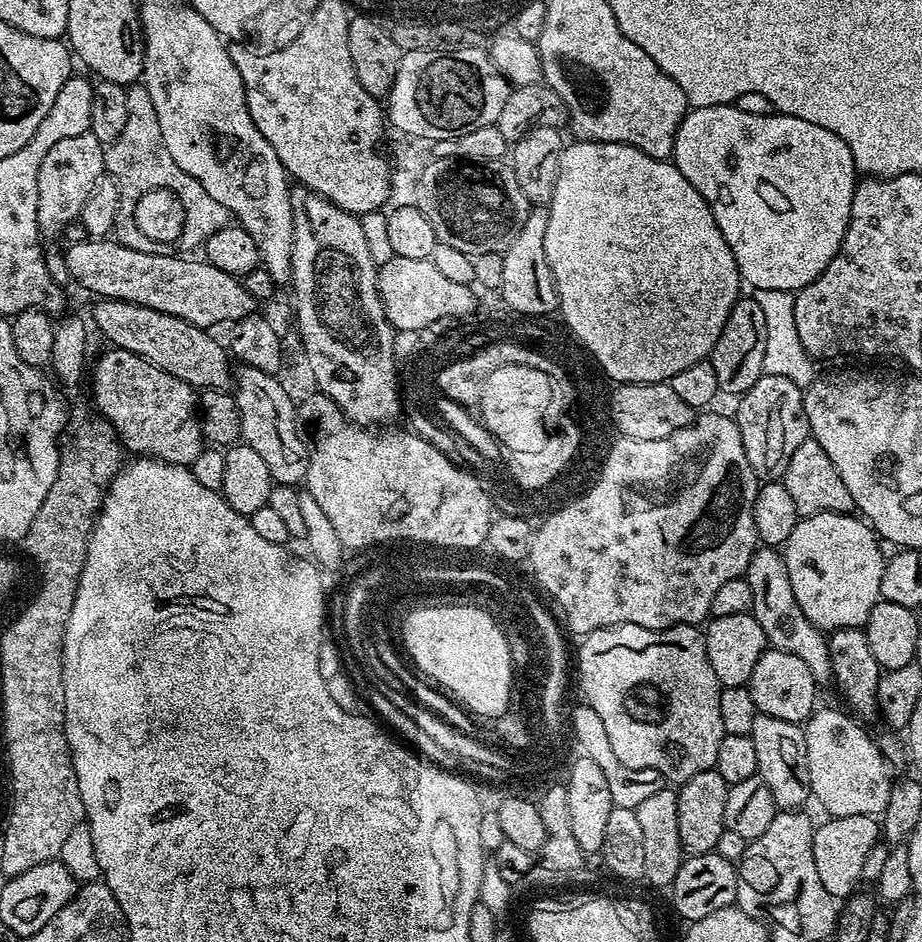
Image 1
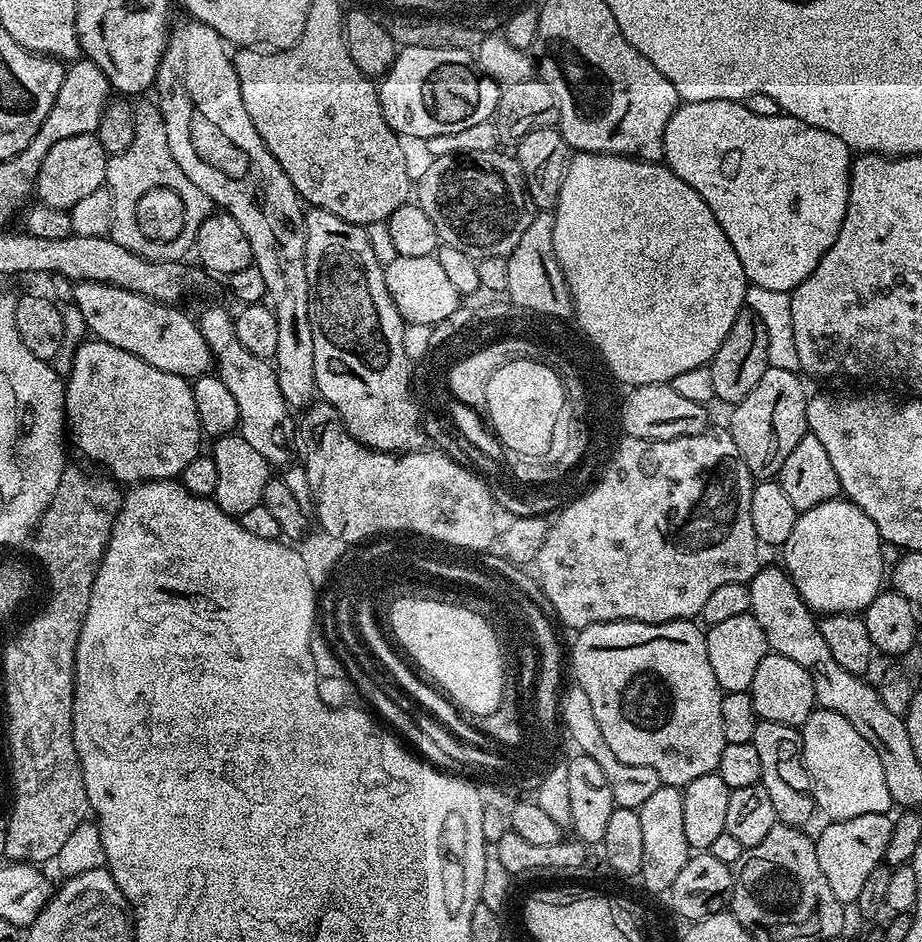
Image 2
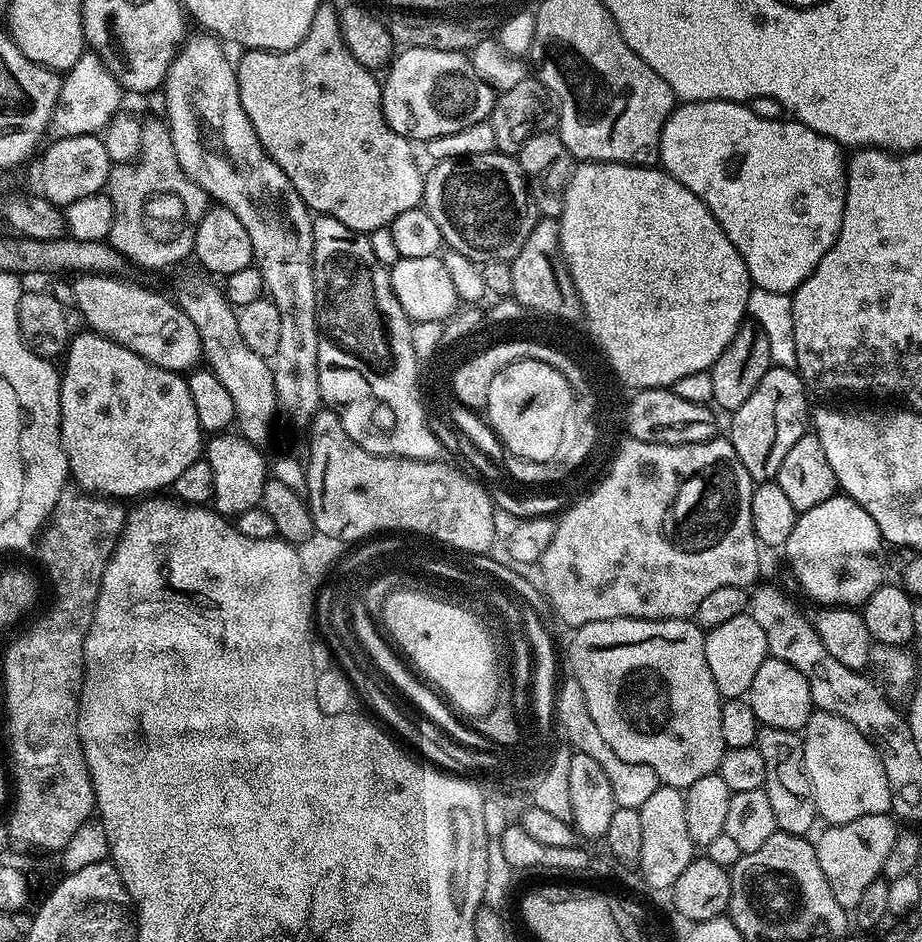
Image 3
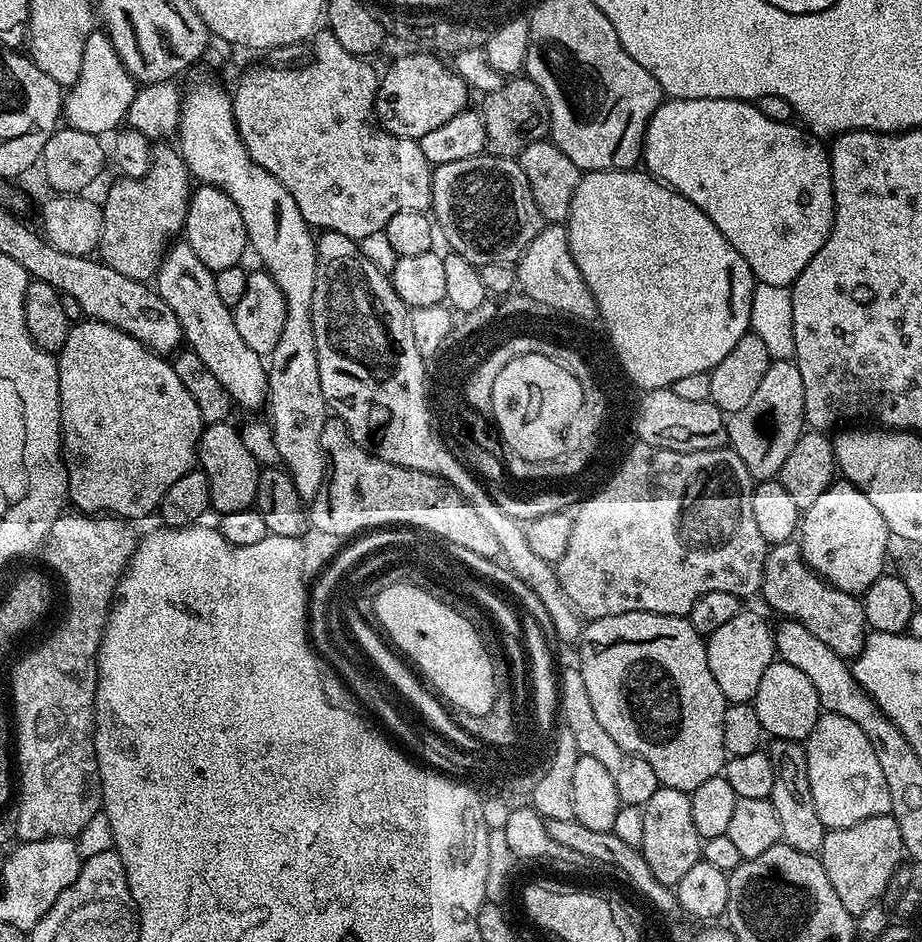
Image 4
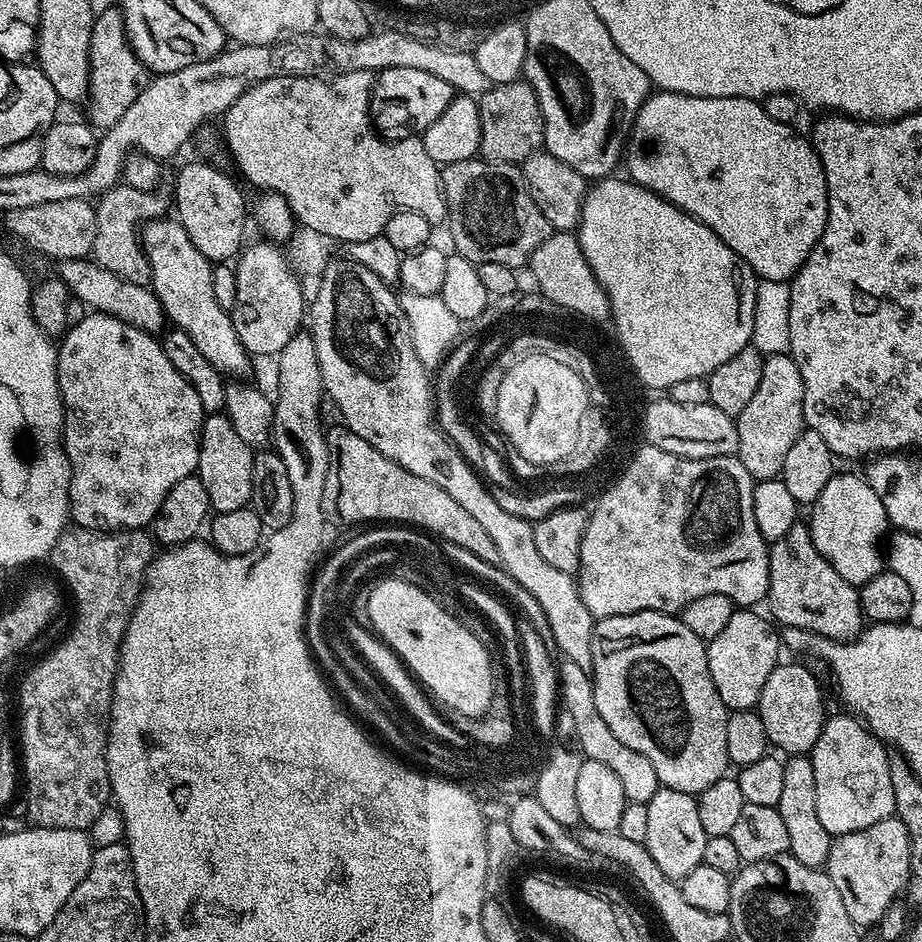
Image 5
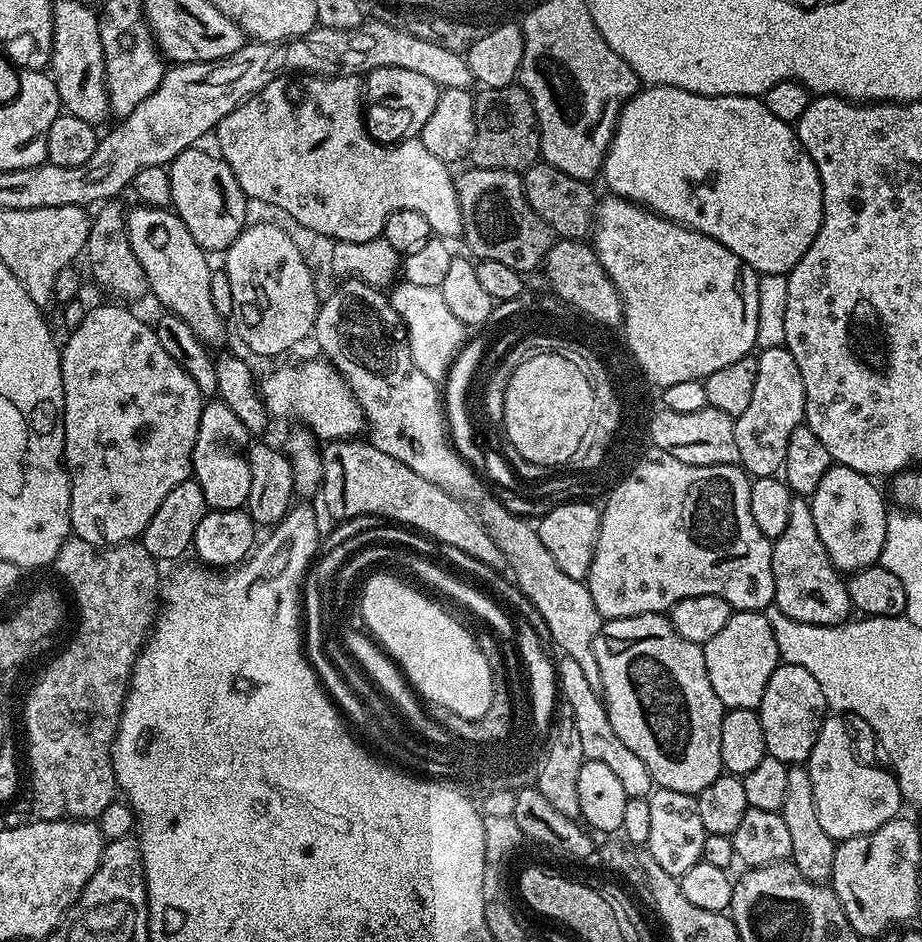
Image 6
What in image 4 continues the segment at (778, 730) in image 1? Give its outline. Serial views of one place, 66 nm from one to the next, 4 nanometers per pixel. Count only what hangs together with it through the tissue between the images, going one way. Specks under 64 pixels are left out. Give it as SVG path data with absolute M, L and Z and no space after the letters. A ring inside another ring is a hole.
M799 740L771 741L770 755L774 766L774 790L770 797L774 811L778 814L778 826L782 826L783 843L794 846L794 850L819 853L826 831L810 794L810 774L806 766L806 747Z

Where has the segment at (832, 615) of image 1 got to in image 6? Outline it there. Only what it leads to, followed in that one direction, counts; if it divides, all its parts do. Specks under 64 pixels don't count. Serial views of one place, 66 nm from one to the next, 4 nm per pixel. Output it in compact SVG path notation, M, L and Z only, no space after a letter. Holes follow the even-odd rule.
M833 463L826 470L822 482L818 482L818 490L810 497L818 538L822 538L822 546L826 546L832 565L844 574L873 567L884 549L890 508L884 505L879 490L872 484L875 483L869 477L858 474L858 470Z

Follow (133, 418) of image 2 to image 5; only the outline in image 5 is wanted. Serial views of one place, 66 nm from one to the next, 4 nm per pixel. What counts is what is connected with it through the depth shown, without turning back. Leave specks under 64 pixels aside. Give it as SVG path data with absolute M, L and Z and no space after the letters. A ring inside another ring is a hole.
M89 311L80 321L73 323L64 333L56 349L56 373L60 397L64 403L64 435L62 443L64 454L68 458L68 468L72 472L70 490L68 491L68 507L71 519L77 528L93 530L144 530L151 525L158 514L166 494L170 494L170 486L174 482L182 482L182 478L193 475L200 466L200 428L204 425L205 413L202 402L198 402L198 394L194 394L194 386L174 370L170 358L166 358L163 343L153 333L142 330L138 326L130 326L110 314Z

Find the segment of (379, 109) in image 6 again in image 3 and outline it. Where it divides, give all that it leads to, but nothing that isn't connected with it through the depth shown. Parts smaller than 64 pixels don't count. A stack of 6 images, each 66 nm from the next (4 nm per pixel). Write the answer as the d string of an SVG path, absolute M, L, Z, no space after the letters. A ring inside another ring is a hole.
M415 46L405 47L401 52L404 53L401 56L399 53L391 61L387 69L388 77L383 77L380 89L380 105L390 130L394 130L399 136L405 136L413 142L419 142L419 140L427 142L491 117L497 93L485 80L478 78L478 74L473 70L469 57L465 53Z

